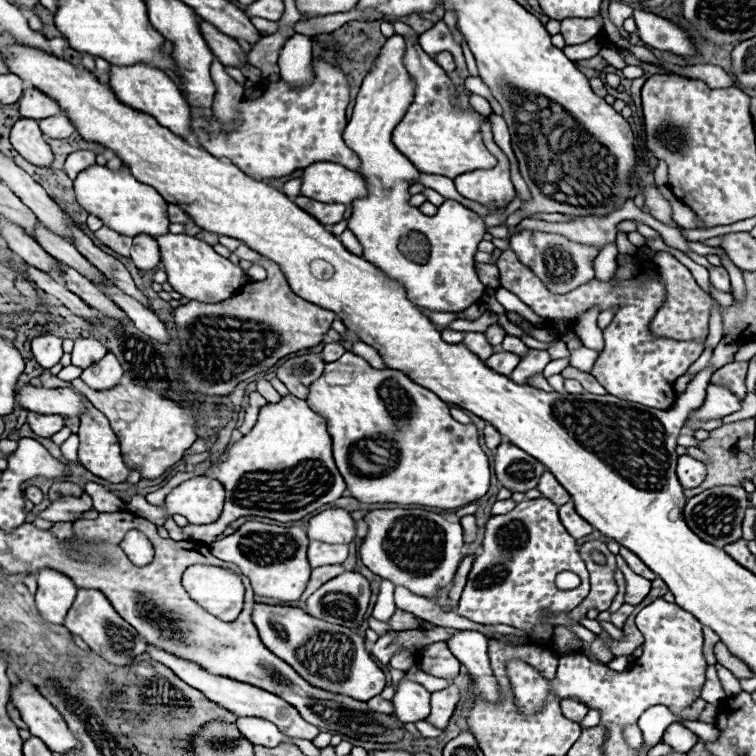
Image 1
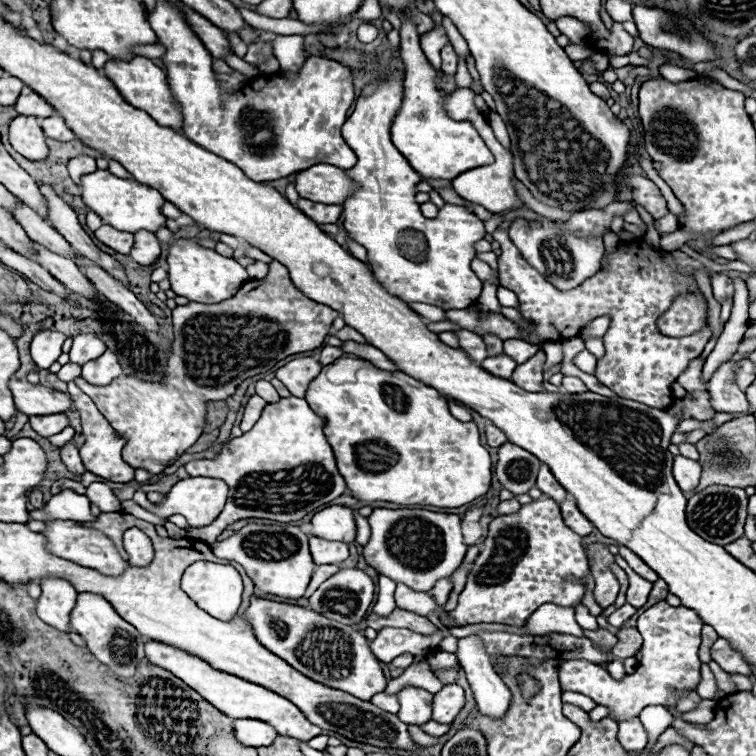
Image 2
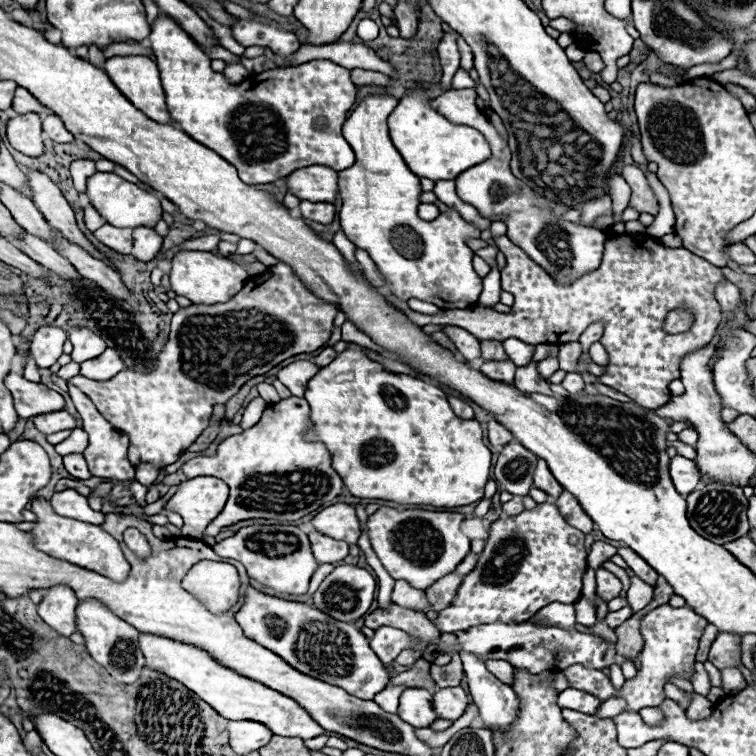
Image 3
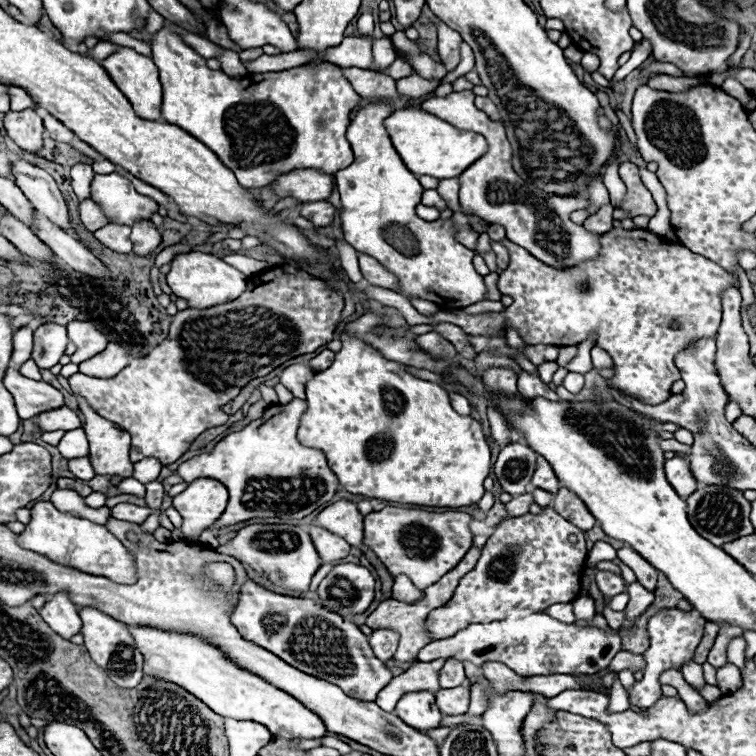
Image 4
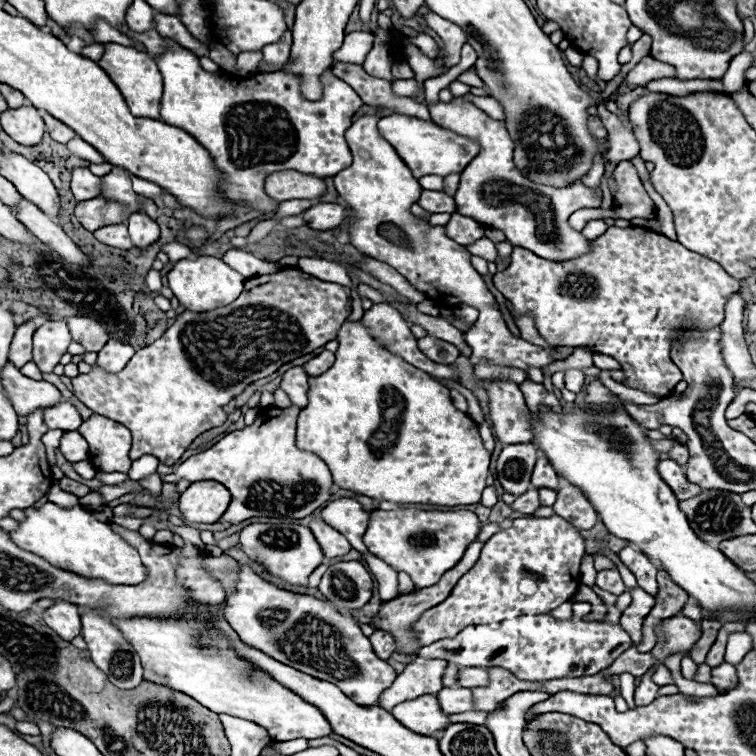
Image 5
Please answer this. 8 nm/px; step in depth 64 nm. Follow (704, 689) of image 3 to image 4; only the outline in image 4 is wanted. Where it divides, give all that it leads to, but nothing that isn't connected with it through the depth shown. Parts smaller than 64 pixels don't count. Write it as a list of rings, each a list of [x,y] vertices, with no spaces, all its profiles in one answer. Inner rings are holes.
[[[692,660],[686,662],[686,664],[682,664],[682,674],[684,674],[686,682],[692,684],[692,686],[696,686],[696,688],[700,688],[700,686],[706,684],[704,676],[702,676],[702,666],[696,664],[696,662],[692,662]]]

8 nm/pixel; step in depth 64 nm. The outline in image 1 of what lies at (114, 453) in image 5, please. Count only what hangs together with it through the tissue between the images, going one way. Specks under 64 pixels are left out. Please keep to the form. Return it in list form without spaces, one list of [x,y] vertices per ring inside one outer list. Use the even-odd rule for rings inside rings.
[[[88,400],[86,410],[82,414],[78,436],[80,436],[78,460],[86,470],[108,482],[128,480],[130,470],[120,456],[118,438],[112,432],[104,414],[100,414],[100,410],[96,410]]]

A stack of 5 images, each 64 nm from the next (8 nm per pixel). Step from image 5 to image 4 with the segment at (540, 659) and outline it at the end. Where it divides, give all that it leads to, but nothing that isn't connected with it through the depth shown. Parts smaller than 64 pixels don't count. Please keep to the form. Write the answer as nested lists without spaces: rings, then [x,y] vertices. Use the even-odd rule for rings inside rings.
[[[530,614],[520,620],[500,620],[490,624],[472,624],[452,638],[434,640],[418,652],[418,660],[432,662],[436,658],[454,658],[484,666],[486,662],[502,662],[522,678],[552,674],[596,674],[610,664],[622,650],[618,630],[600,630],[594,626],[564,624],[548,614]]]

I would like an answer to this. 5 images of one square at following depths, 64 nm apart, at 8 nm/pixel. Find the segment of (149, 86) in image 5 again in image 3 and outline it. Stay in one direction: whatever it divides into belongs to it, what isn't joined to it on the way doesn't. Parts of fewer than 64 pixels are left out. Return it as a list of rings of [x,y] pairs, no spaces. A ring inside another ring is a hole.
[[[112,56],[104,62],[104,70],[110,76],[110,80],[120,88],[120,92],[140,110],[144,112],[150,120],[160,122],[160,124],[168,124],[172,122],[168,112],[166,112],[166,96],[160,84],[160,72],[158,66],[148,58],[148,56]]]

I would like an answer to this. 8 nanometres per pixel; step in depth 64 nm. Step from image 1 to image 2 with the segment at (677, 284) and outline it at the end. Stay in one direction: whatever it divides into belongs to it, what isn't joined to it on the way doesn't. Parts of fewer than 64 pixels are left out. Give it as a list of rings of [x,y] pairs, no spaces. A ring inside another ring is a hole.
[[[680,296],[660,316],[658,328],[666,336],[686,336],[700,330],[706,316],[706,304],[700,296]]]

